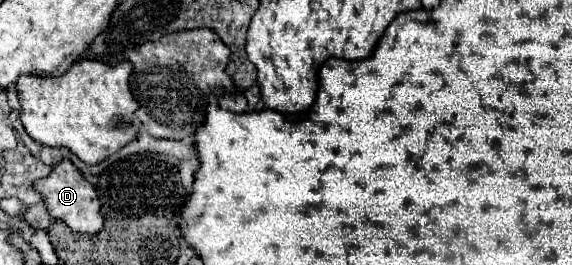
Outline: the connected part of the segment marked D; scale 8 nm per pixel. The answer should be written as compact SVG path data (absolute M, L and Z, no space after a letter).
M63 158L61 162L57 162L57 166L53 166L51 174L45 178L39 178L33 188L43 196L45 200L45 208L53 218L61 218L71 230L81 232L81 234L97 234L103 226L103 218L99 214L101 210L101 202L97 198L97 190L81 176L81 172L77 170L77 166Z

